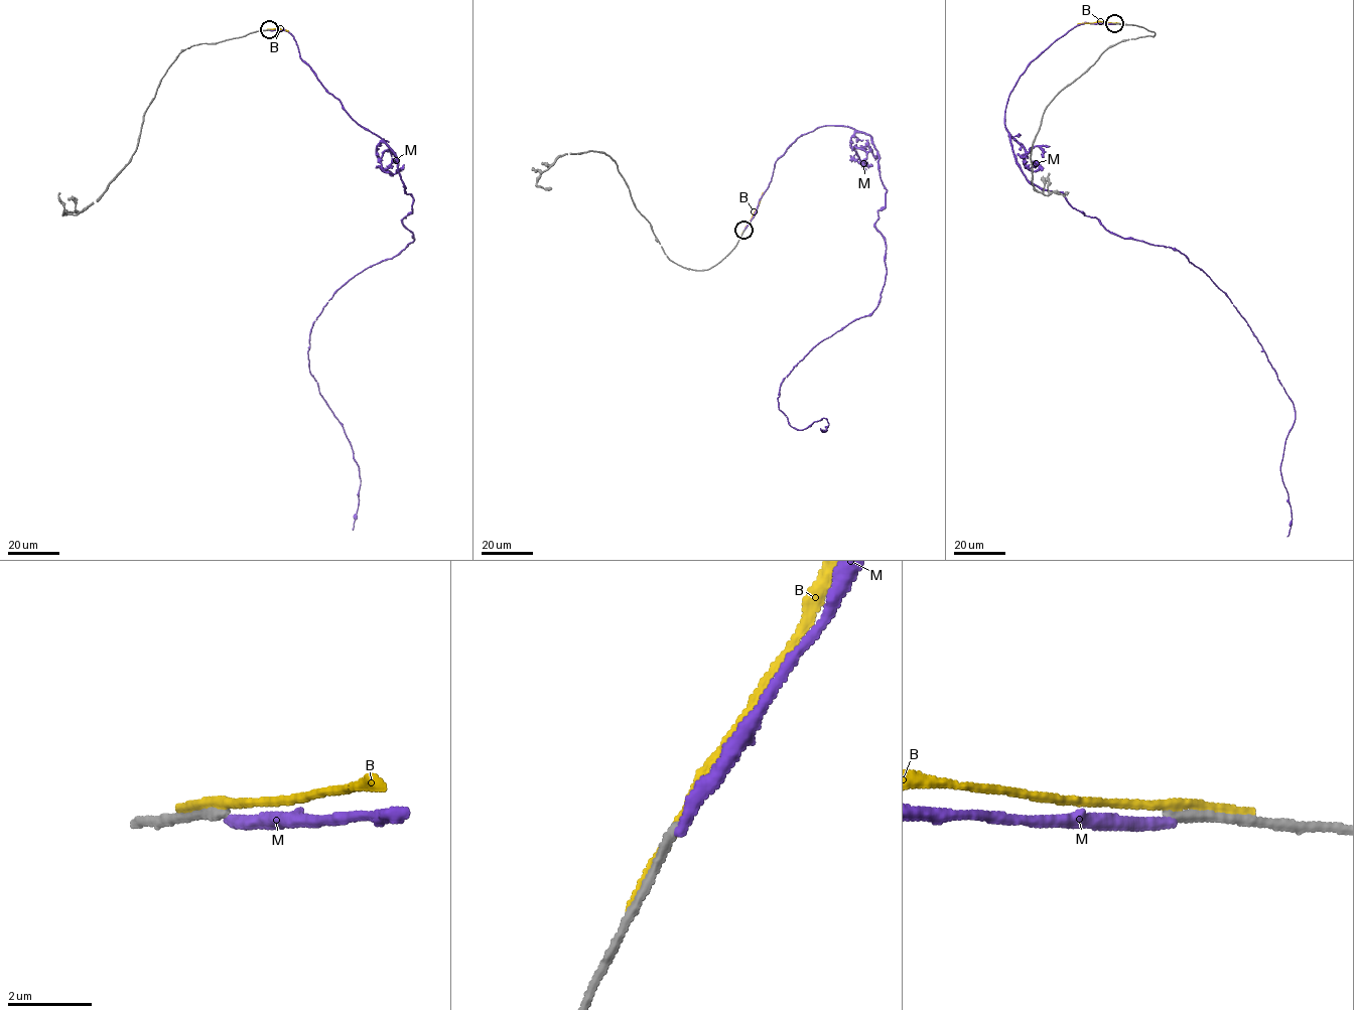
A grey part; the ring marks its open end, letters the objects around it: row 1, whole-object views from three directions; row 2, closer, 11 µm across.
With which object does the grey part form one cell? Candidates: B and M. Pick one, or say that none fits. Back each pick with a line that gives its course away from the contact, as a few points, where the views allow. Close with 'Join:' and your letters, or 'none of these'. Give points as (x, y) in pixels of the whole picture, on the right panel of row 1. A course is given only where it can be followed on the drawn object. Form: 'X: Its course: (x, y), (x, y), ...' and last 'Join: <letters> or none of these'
Join: none of these

